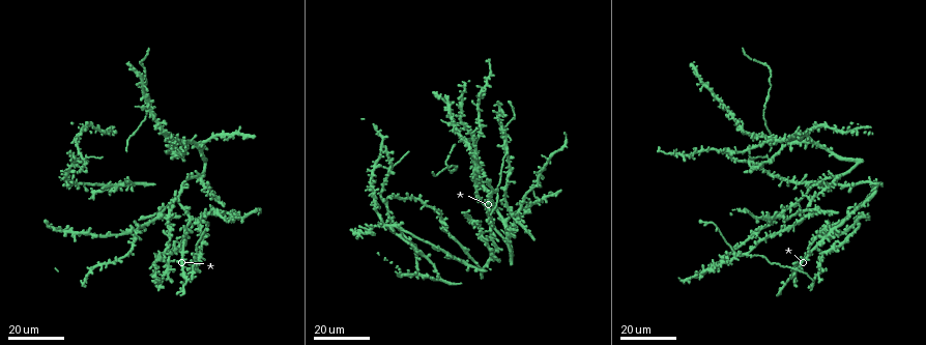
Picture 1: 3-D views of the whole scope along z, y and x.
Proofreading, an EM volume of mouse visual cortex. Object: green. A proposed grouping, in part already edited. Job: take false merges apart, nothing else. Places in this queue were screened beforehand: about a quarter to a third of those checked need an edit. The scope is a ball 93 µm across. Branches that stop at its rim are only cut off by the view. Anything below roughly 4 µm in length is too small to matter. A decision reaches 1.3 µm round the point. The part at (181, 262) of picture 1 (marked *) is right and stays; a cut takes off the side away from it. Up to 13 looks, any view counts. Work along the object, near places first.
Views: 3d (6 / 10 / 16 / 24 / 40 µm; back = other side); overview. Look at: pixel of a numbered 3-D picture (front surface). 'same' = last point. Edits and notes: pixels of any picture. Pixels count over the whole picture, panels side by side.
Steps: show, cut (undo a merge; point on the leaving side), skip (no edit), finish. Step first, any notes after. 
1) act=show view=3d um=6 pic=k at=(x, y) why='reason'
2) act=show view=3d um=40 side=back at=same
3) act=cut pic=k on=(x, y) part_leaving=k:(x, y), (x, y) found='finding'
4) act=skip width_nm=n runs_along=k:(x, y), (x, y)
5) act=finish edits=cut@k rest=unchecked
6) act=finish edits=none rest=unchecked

act=show view=3d um=16 pic=1 at=(526, 212) why='four-way junction'

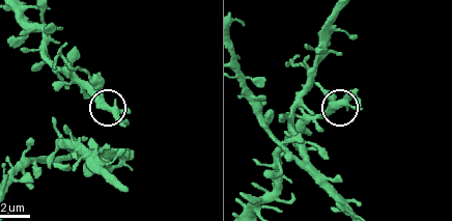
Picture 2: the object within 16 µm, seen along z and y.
act=show view=3d um=6 pic=2 at=(101, 99)

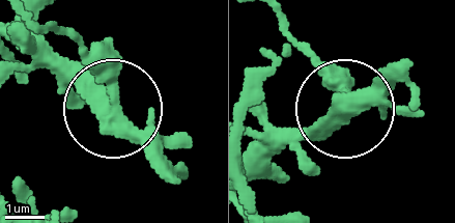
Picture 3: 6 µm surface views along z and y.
act=show view=3d um=6 side=back pic=3 at=(114, 115)

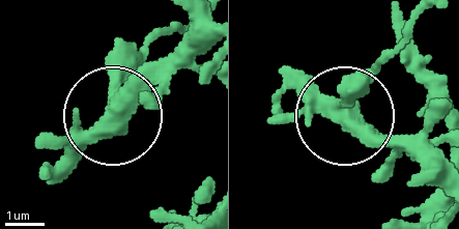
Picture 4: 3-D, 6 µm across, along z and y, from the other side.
act=cut pic=4 on=(357, 70) width_nm=410 part_leaving=4:(340, 104), (406, 24) found='a second cell is stuck on'

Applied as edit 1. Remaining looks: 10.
act=show view=overview why='redraw'

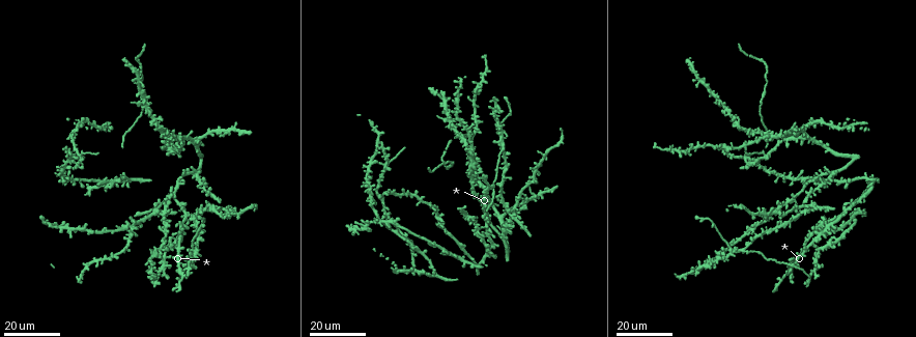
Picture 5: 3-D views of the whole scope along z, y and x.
act=show view=3d um=16 pic=5 at=(200, 223) why='three arms meet'

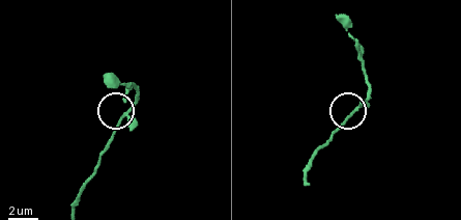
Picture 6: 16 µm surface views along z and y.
act=show view=3d um=10 pic=6 at=(356, 108)

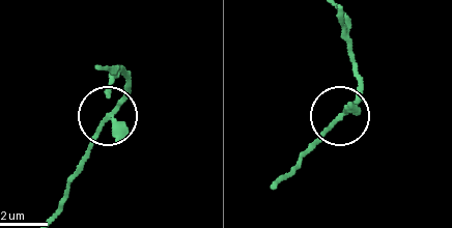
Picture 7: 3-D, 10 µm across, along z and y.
act=skip arms=3 runs_along=7:(58, 209), (130, 75) found='one cell here'

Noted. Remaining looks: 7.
act=show view=3d um=24 pic=5 at=(195, 251) why='four-way junction'

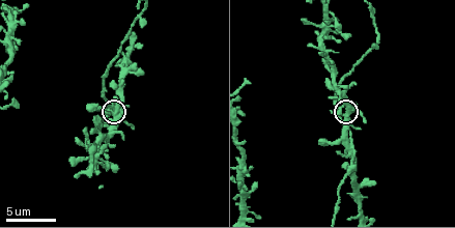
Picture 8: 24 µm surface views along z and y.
act=show view=3d um=6 pic=8 at=(345, 115)

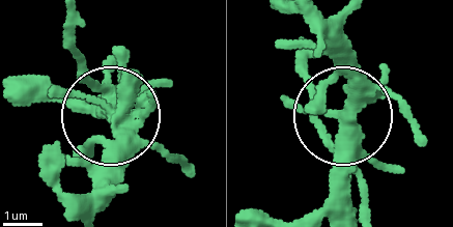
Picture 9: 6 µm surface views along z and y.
act=skip side_arm_um=18 runs_along=9:(356, 213), (345, 113), (352, 48) found='continuous, no second cell'

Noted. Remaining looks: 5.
act=show view=3d um=24 pic=5 at=(533, 197) why='looks like a crossing'

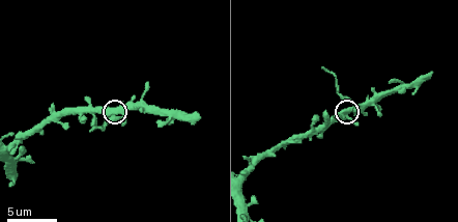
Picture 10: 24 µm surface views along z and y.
act=show view=3d um=6 pic=10 at=(123, 113)

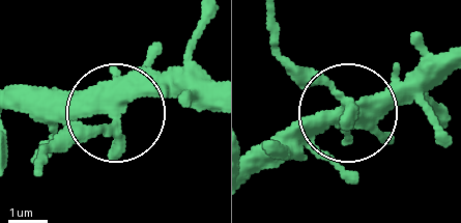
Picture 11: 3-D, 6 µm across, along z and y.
act=cut pic=11 on=(60, 150) part_leaving=11:(98, 134), (73, 137), (42, 163) found='two cells meet here'

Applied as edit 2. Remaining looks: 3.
act=show view=3d um=16 pic=5 at=(449, 120)

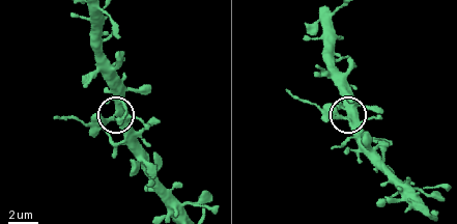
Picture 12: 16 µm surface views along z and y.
act=show view=3d um=10 pic=12 at=(110, 120)

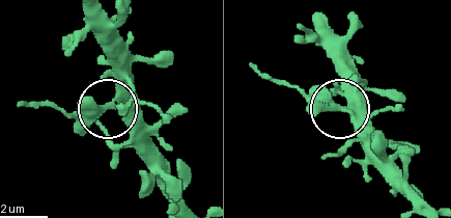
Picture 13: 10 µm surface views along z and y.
act=cut pic=13 on=(80, 120) part_leaving=13:(112, 104), (73, 112), (21, 104) found='two cells meet here'

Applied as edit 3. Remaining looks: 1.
act=finish edits=cut@4,cut@11,cut@13 rest=unchecked

